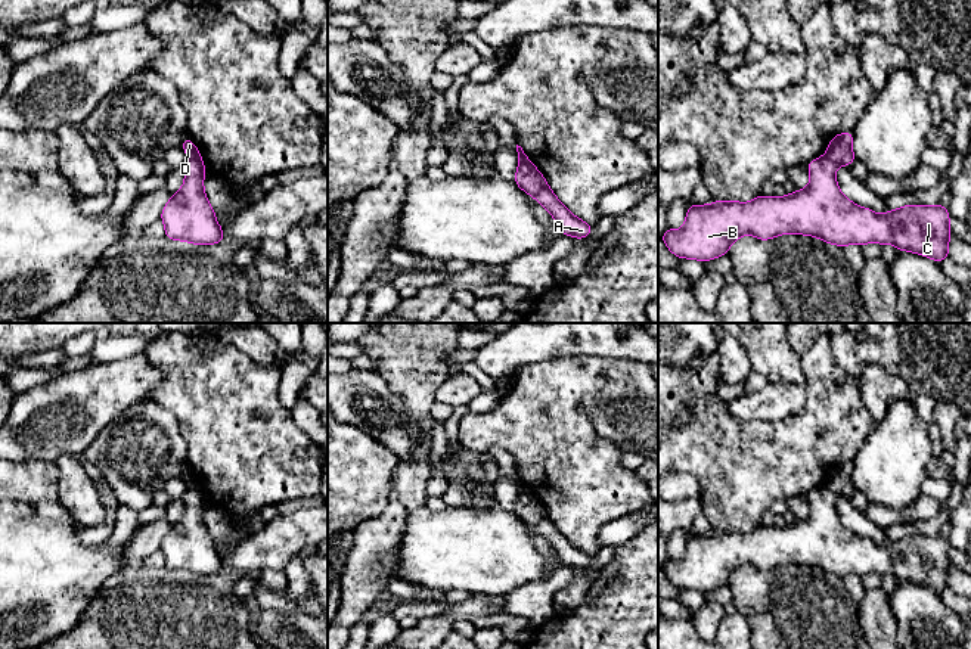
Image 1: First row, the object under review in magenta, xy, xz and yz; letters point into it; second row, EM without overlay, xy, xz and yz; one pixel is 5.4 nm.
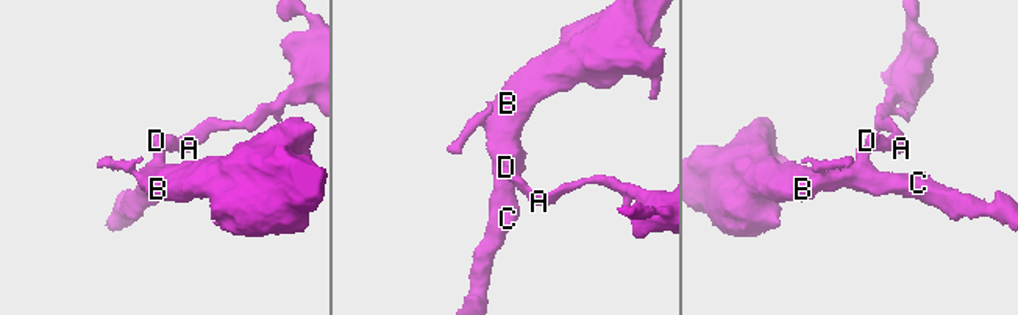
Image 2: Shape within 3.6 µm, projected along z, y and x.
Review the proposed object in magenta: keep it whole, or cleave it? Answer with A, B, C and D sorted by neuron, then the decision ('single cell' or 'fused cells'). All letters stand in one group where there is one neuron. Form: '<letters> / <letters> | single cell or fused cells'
A D / B C | fused cells

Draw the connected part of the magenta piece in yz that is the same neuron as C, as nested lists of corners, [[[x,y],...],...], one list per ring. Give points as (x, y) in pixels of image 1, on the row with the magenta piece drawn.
[[[825,153],[807,165],[810,183],[803,190],[795,190],[784,198],[759,195],[751,202],[714,201],[711,205],[692,204],[686,211],[686,221],[680,230],[667,229],[661,239],[673,255],[679,258],[710,261],[726,255],[730,245],[741,236],[751,235],[767,240],[785,233],[815,236],[825,243],[841,248],[850,243],[880,245],[891,243],[899,251],[909,251],[930,257],[936,263],[949,257],[949,211],[937,205],[906,205],[882,215],[869,208],[862,208],[849,201],[840,190],[835,171],[837,165]]]

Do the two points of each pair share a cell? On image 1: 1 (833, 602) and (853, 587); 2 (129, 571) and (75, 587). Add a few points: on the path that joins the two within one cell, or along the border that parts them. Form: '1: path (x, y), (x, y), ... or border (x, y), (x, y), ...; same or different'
1: border (841, 578), (846, 590), (858, 604); different
2: border (126, 562), (102, 586), (90, 605); different

